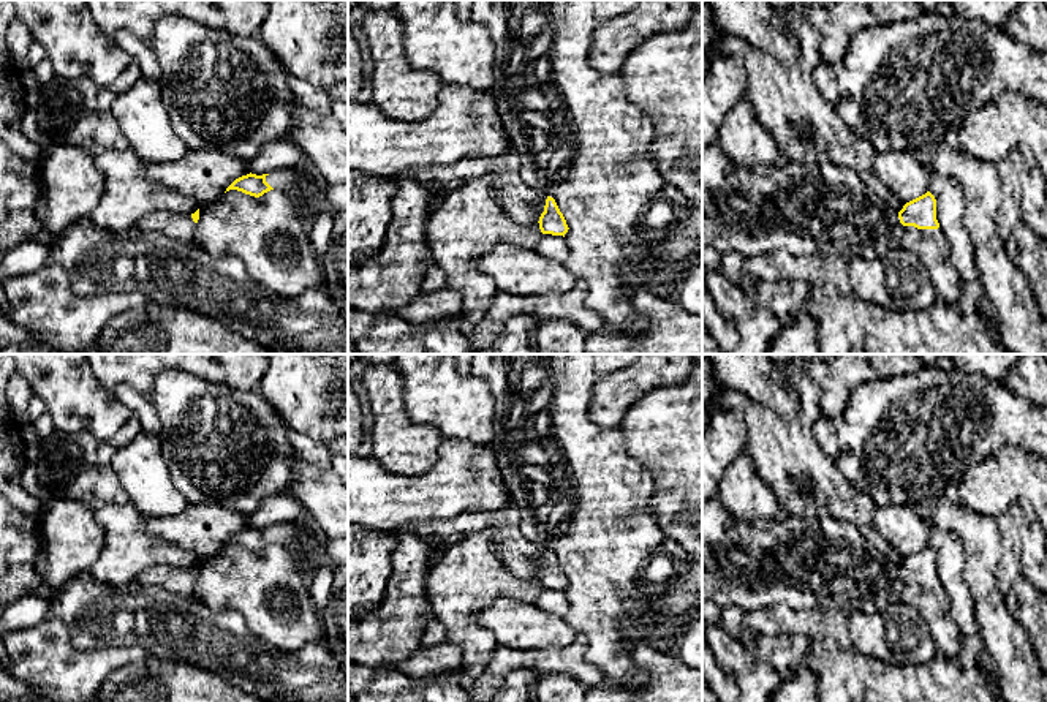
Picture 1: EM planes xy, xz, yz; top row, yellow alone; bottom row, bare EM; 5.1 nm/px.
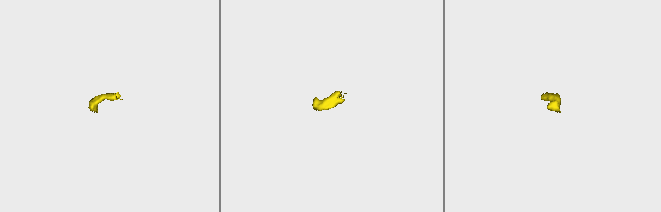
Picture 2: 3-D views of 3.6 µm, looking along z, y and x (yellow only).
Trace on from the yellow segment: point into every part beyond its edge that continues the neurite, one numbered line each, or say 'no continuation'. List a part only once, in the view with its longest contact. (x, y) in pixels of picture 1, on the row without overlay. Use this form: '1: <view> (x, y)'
1: xy (290, 535)
2: yz (930, 600)

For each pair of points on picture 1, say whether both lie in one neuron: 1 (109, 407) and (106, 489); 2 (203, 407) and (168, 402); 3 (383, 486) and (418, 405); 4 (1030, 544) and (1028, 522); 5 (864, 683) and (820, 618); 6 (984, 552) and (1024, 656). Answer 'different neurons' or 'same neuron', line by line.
1: different neurons
2: same neuron
3: different neurons
4: same neuron
5: different neurons
6: same neuron

